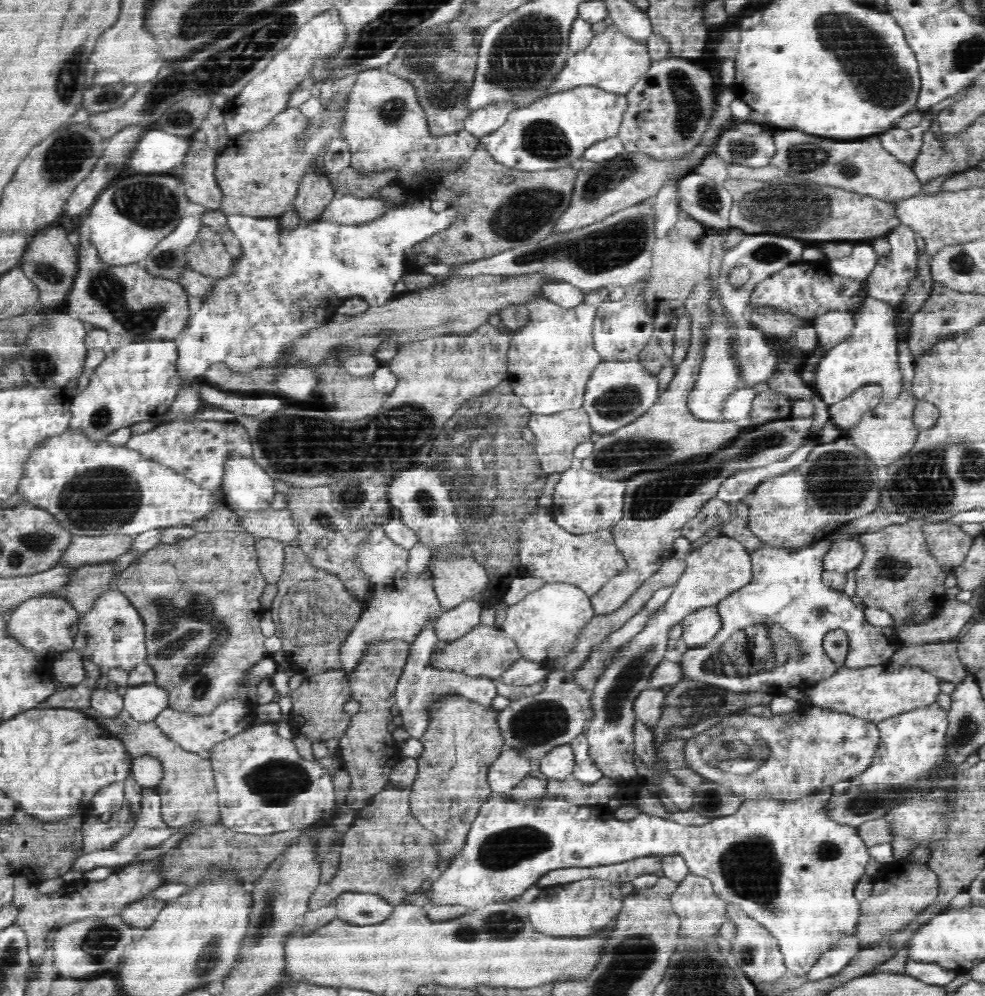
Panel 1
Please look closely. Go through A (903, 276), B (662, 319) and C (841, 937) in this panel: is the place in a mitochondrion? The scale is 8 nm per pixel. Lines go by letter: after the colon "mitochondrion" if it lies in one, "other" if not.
A: other
B: other
C: other

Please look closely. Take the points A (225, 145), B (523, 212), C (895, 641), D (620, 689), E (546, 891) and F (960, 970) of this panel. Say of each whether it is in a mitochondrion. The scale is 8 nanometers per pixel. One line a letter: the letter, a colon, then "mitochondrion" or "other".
A: other
B: mitochondrion
C: other
D: mitochondrion
E: other
F: other

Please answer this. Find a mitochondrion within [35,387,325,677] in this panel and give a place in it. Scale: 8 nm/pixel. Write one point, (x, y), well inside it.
(106, 497)

